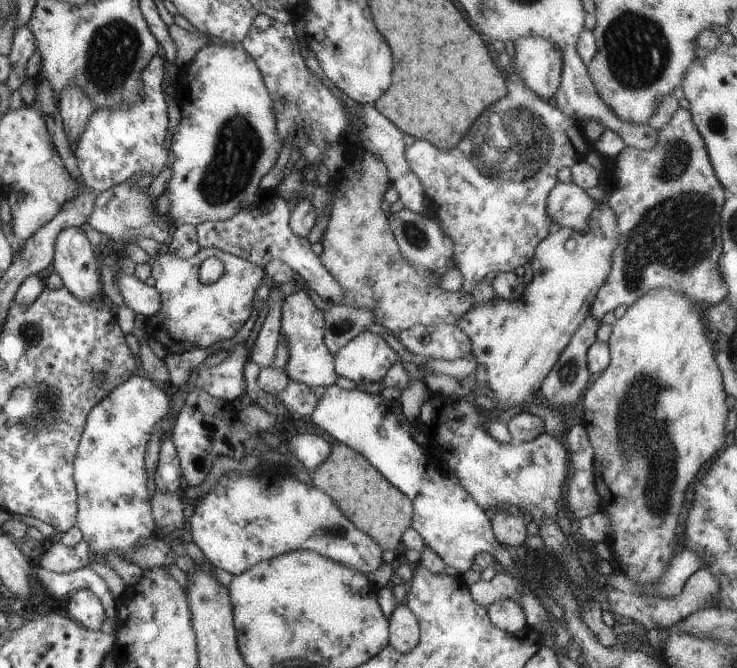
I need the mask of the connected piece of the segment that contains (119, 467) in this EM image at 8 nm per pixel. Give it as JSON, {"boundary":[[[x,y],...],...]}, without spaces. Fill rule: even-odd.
{"boundary":[[[131,375],[88,412],[75,451],[72,476],[77,492],[75,525],[79,528],[89,552],[105,555],[113,550],[123,559],[133,546],[137,546],[137,542],[164,536],[153,522],[151,505],[147,498],[144,454],[155,422],[168,415],[169,403],[165,393],[151,380]]]}

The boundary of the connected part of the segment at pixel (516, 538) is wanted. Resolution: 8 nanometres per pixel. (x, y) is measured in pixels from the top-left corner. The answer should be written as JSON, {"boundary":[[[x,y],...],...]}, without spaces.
{"boundary":[[[495,509],[494,516],[490,523],[492,526],[493,536],[499,544],[503,546],[519,546],[524,543],[525,526],[522,517],[515,511]]]}

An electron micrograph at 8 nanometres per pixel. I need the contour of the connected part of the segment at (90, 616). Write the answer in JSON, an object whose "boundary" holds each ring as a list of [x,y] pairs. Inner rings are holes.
{"boundary":[[[87,589],[70,593],[62,605],[67,616],[87,630],[99,631],[106,616],[97,596]]]}

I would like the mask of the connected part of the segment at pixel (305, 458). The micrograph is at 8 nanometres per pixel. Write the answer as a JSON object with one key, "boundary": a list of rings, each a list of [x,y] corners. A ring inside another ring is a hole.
{"boundary":[[[296,434],[287,440],[287,447],[284,451],[291,453],[291,456],[305,468],[312,472],[314,468],[329,456],[331,445],[315,434]]]}

